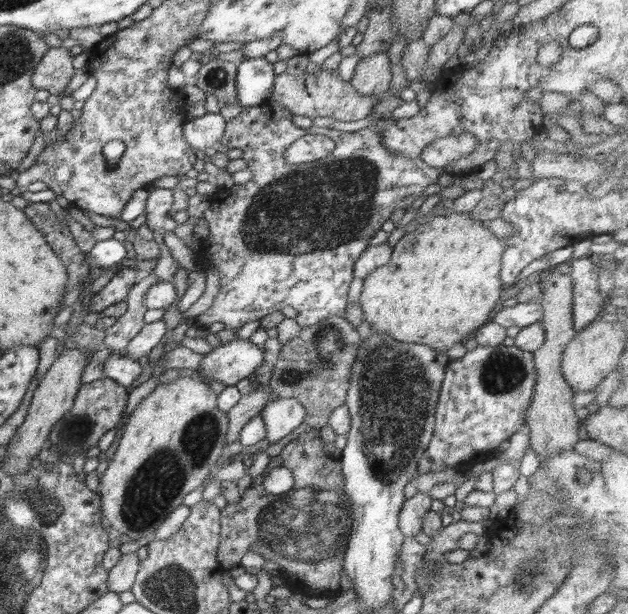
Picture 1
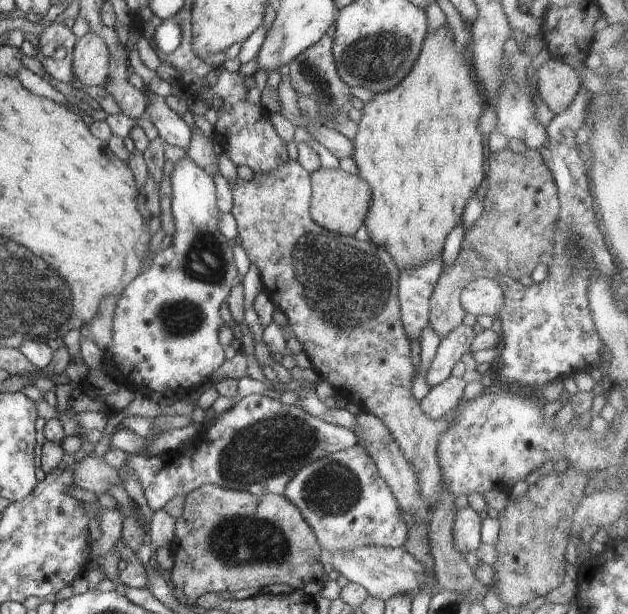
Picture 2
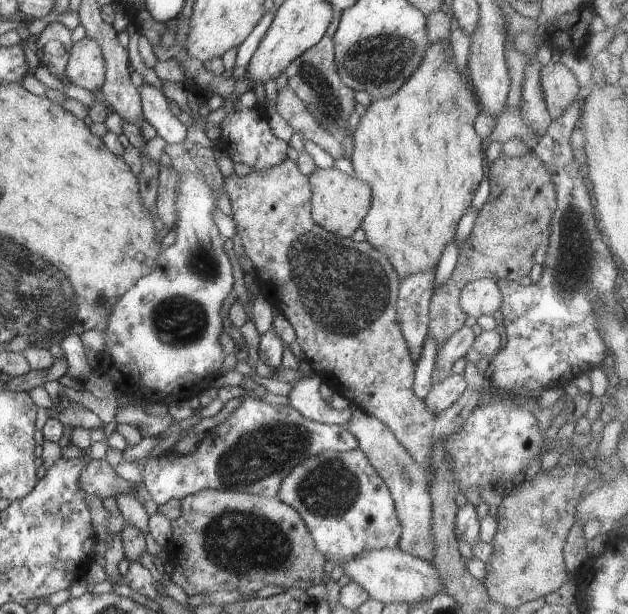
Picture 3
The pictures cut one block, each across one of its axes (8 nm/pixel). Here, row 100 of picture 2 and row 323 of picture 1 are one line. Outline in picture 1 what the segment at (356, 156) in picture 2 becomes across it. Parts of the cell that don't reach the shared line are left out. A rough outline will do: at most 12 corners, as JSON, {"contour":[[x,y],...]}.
{"contour":[[449,211],[364,279],[373,332],[446,352],[490,315],[505,239]]}

